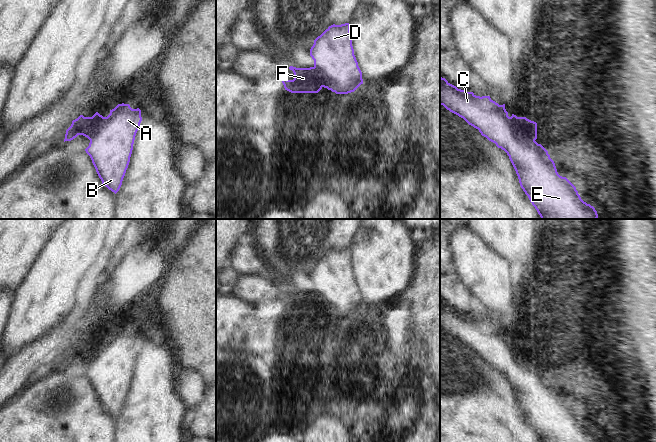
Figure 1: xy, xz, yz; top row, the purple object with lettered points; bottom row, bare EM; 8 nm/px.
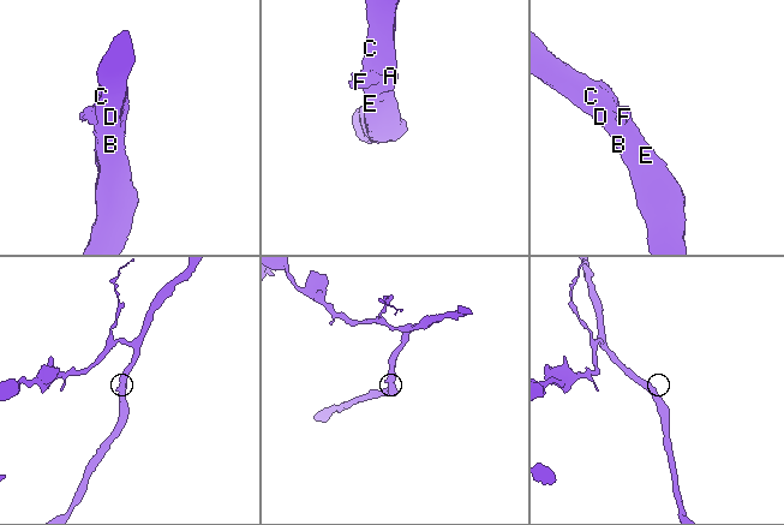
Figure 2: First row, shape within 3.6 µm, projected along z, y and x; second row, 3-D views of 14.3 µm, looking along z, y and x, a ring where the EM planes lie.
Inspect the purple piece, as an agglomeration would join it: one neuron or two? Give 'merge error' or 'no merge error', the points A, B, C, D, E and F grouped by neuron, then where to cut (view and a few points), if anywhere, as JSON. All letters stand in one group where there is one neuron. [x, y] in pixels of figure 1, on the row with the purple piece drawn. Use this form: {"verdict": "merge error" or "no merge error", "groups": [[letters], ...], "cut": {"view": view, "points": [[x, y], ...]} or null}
{"verdict": "no merge error", "groups": [["A", "B", "C", "D", "E", "F"]], "cut": null}

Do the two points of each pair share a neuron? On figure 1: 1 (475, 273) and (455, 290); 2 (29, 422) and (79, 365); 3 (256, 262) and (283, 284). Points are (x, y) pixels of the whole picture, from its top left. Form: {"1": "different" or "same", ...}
{"1": "different", "2": "same", "3": "same"}

